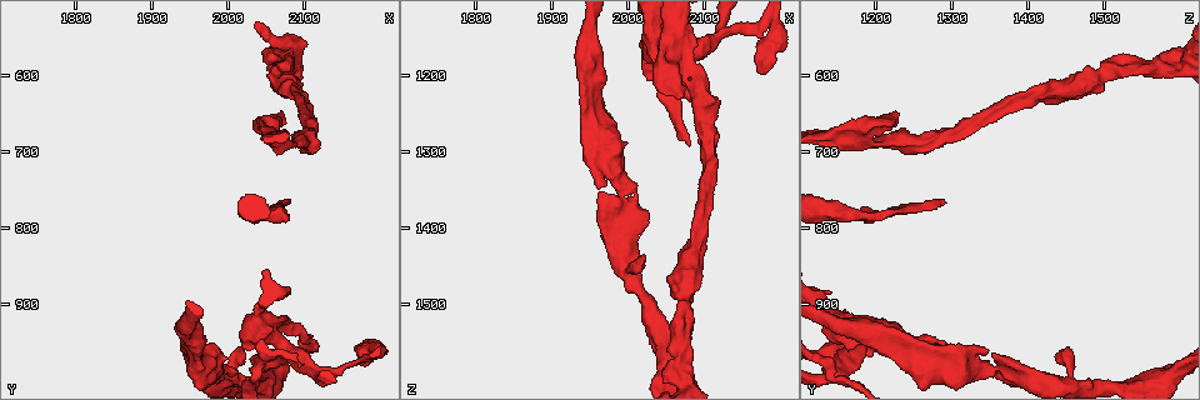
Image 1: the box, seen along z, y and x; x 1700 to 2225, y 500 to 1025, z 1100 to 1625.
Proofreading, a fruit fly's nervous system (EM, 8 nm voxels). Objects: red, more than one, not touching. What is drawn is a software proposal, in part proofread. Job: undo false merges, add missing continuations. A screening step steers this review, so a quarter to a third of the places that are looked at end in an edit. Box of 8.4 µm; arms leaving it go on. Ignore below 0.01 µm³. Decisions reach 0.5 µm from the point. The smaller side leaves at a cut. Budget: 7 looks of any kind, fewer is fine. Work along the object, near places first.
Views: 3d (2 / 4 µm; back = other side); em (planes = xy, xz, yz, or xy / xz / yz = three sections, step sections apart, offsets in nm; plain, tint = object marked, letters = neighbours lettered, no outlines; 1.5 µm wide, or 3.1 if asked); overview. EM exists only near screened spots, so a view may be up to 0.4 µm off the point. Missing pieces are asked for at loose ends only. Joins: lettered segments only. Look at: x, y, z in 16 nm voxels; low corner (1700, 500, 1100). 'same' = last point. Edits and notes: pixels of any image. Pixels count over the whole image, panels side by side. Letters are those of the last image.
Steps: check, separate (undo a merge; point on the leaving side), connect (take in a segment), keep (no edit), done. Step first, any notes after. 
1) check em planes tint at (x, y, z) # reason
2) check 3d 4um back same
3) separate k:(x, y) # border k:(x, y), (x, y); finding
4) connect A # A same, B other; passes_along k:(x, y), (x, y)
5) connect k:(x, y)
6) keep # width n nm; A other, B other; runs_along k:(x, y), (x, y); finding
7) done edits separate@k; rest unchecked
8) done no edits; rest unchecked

check 3d 2um at (2180, 955, 1195) # tapers out

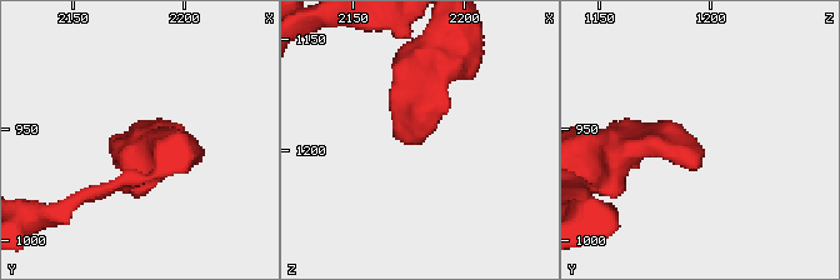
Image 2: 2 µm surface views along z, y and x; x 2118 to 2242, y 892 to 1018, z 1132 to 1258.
check em xz step 4 letters at (2182, 954, 1195) # now the EM

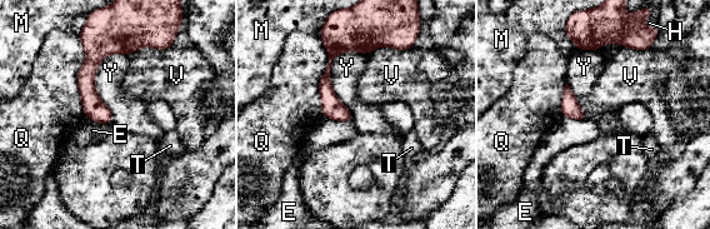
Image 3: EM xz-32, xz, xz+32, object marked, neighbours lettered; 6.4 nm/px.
keep # E other, H other, M other, Q other, T other, V other, Y other; runs_along 3:(133, 46), (90, 64), (94, 118); none of them fits

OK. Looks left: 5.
check em planes letters at (2020, 970, 1440)

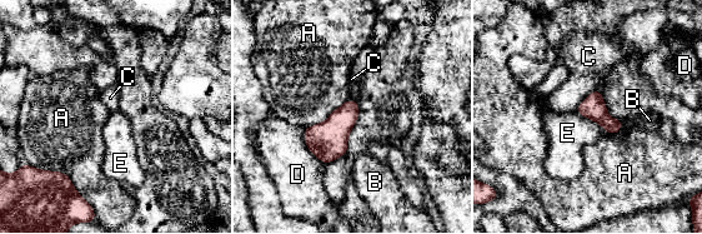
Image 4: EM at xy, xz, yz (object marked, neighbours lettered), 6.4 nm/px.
keep # A other, B other, C other, D other, E other; border 4:(576, 109), (610, 133); no lettered segment goes on from it

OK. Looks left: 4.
check 3d 4um at (2070, 650, 1225) # branch stops here

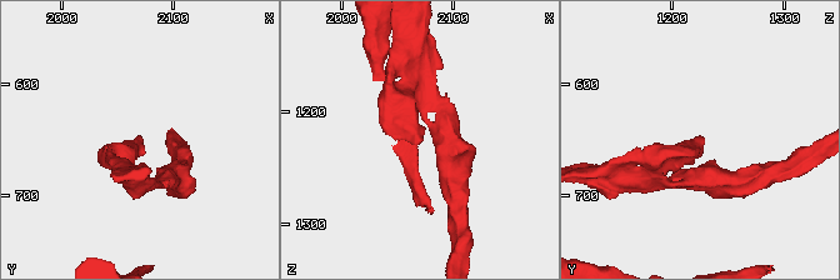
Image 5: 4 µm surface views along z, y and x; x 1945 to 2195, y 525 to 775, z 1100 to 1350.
check em planes letters at (2070, 650, 1228) # shape alone is not enough

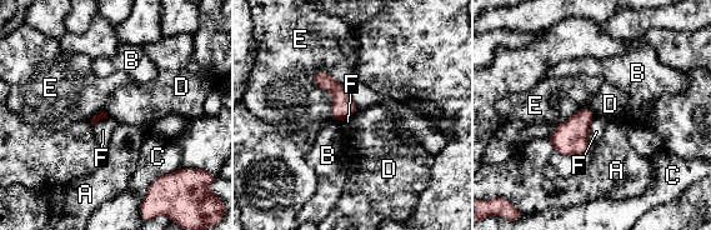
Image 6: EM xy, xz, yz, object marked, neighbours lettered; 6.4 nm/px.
keep # longest_contact E 340 nm; A other, B other, C other, D other, E other, F other; border 6:(589, 108), (595, 116); no lettered segment goes on from it

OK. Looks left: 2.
done no edits; rest unchecked

